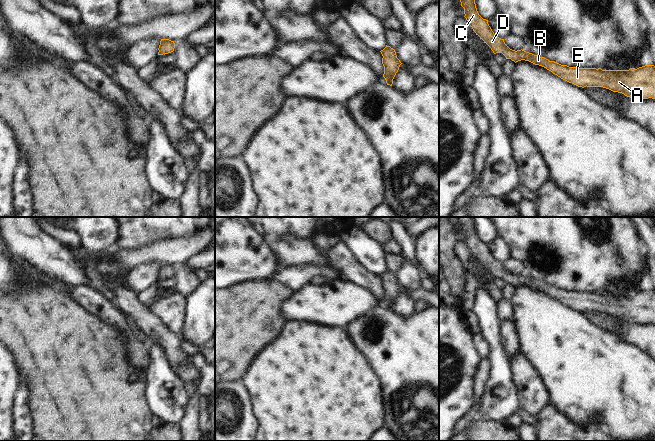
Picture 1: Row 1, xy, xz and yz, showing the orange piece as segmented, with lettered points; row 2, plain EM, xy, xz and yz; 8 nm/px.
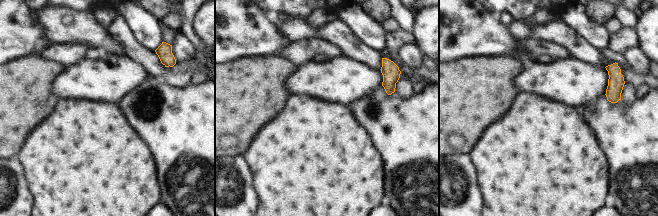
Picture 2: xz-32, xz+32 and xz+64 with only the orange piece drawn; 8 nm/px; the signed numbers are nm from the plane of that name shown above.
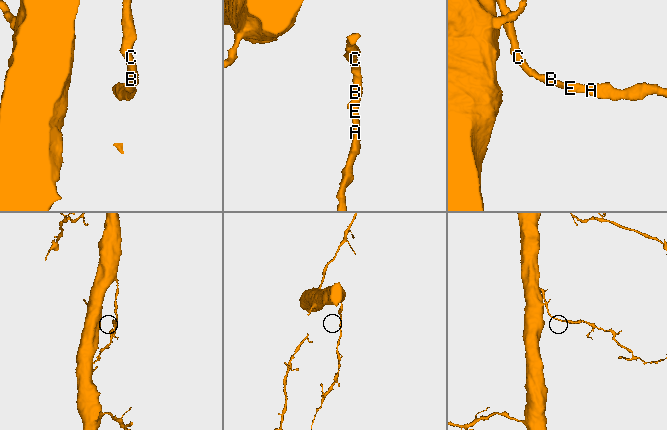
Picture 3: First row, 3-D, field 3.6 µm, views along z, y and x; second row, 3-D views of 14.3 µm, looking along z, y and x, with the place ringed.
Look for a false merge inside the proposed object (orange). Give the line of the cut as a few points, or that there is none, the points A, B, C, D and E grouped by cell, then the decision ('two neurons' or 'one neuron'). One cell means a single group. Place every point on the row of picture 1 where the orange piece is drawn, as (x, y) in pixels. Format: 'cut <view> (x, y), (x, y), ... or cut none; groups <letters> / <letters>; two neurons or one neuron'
cut none; groups A B C D E; one neuron

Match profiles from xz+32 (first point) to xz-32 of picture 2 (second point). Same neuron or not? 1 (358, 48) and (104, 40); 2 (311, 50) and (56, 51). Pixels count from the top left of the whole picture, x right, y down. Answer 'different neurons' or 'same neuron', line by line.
1: different neurons
2: same neuron

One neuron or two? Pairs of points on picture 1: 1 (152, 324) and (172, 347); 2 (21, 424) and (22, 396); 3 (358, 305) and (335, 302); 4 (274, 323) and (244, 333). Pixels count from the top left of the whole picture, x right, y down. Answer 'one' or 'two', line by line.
1: one
2: one
3: one
4: one

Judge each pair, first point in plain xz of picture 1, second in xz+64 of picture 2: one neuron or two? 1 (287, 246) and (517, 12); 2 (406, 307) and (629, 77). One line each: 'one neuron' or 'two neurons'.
1: two neurons
2: two neurons

